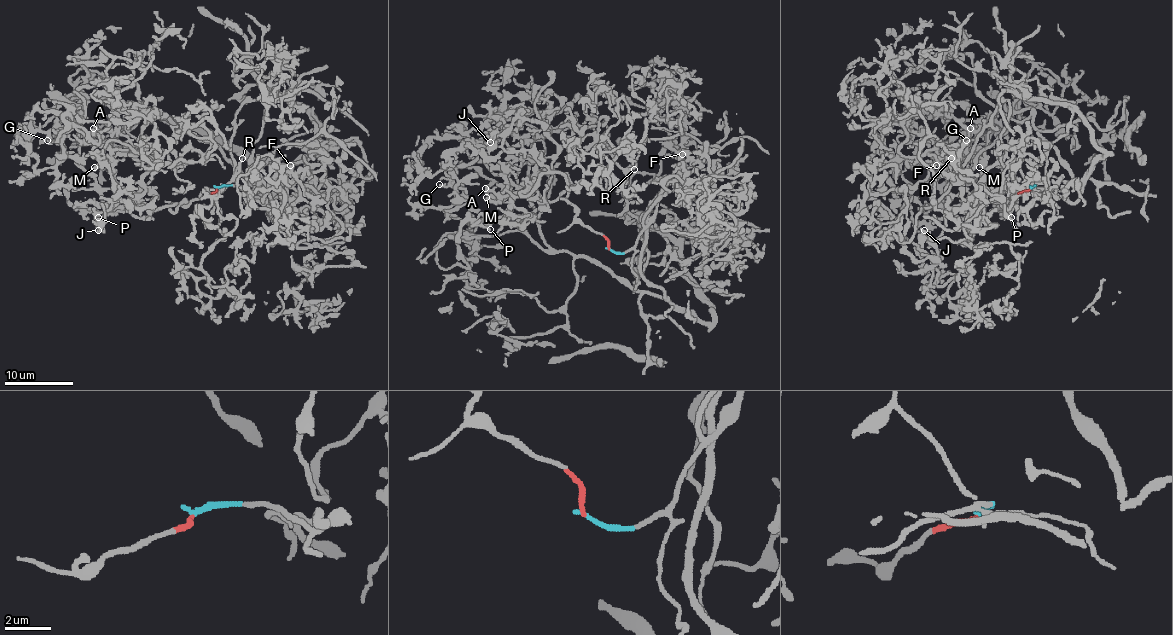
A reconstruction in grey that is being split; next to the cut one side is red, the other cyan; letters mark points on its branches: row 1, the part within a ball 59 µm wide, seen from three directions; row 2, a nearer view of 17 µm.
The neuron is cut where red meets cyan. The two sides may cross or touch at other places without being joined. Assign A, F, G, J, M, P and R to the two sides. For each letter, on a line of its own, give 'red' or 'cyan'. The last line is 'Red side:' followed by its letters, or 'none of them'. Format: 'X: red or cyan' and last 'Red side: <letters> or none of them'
A: red
F: cyan
G: cyan
J: red
M: red
P: red
R: cyan
Red side: A, J, M, P

